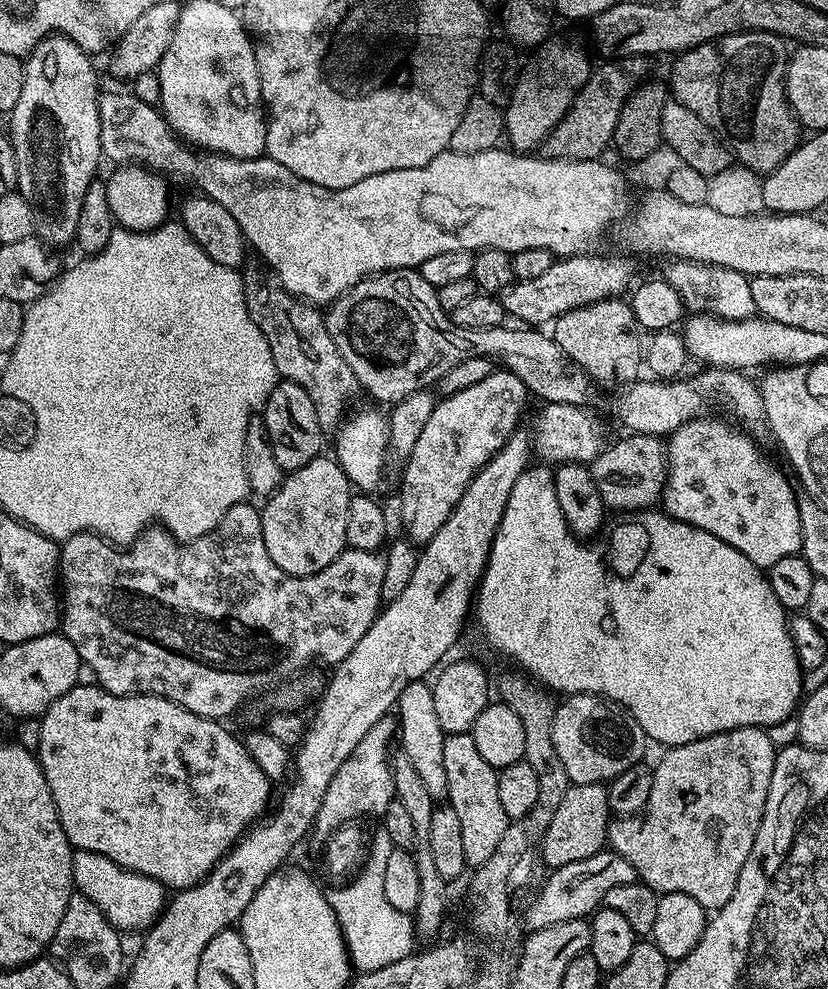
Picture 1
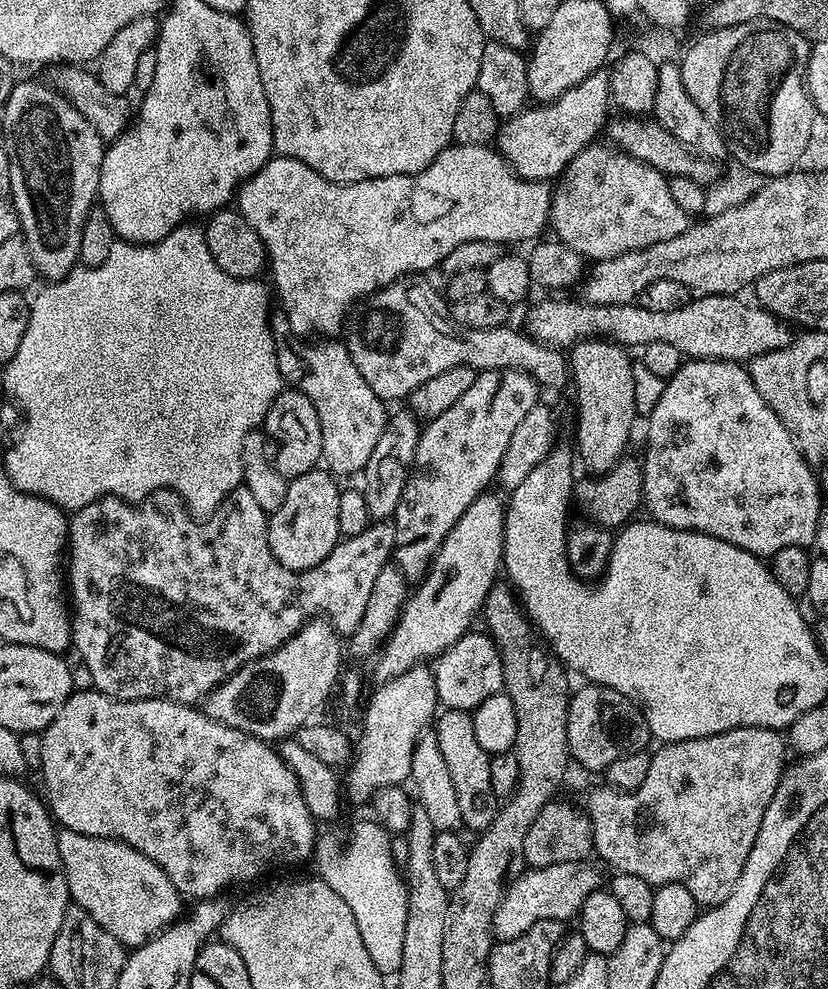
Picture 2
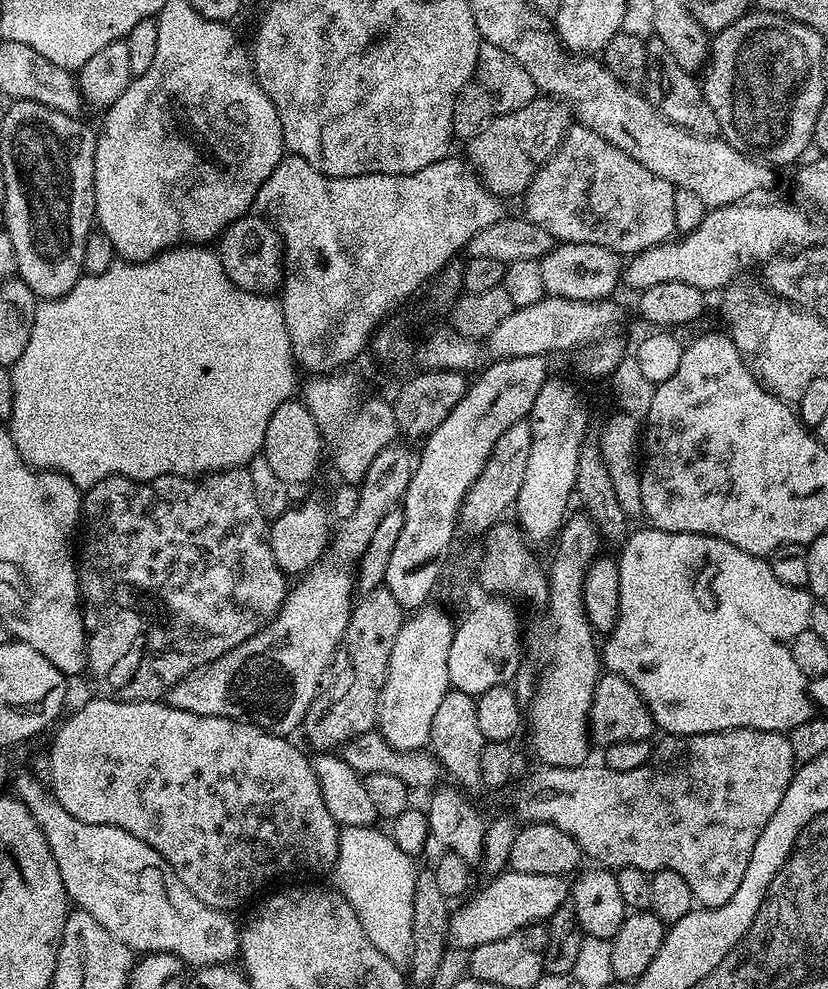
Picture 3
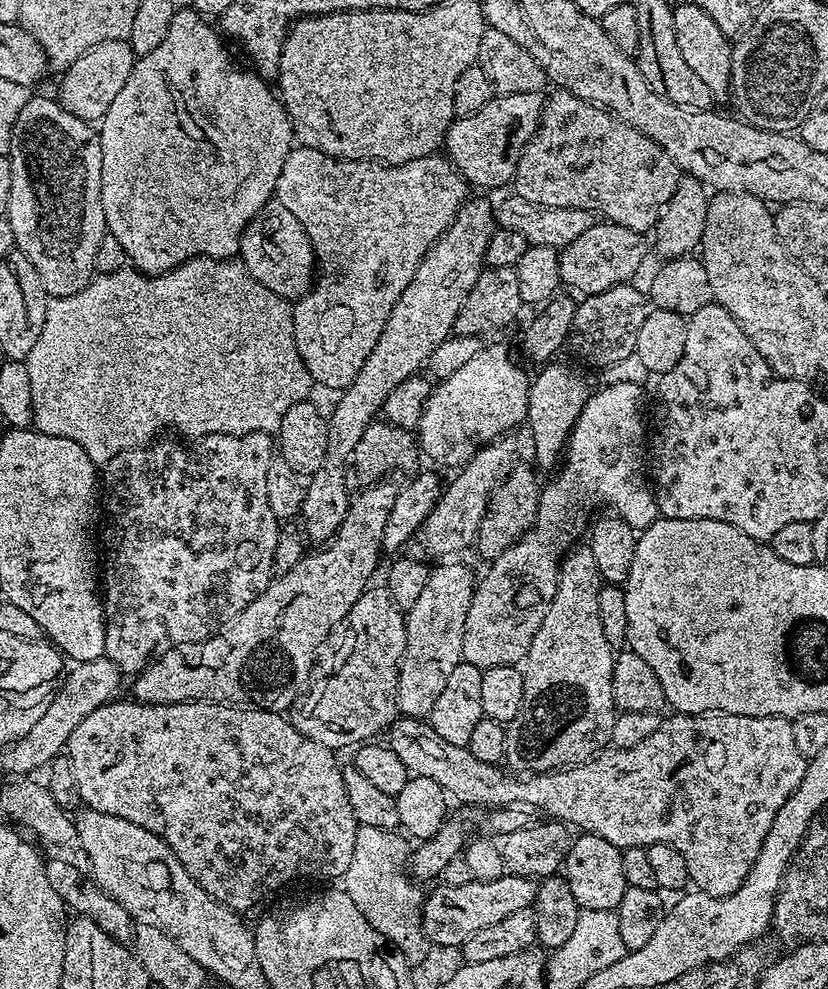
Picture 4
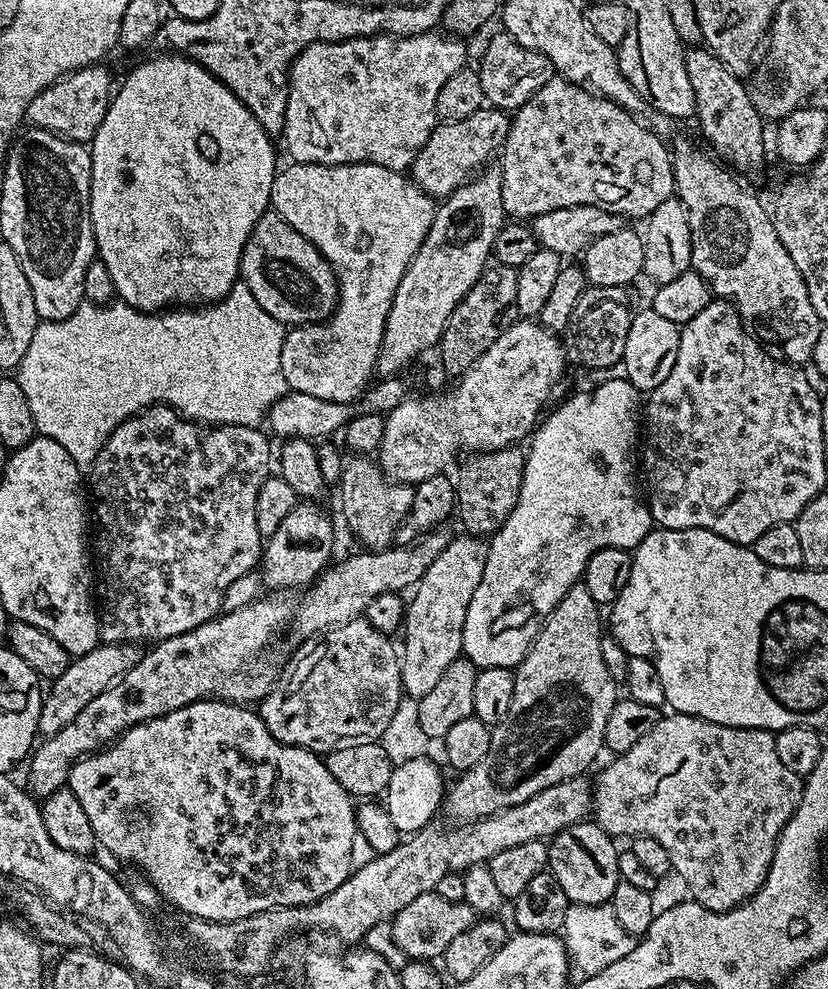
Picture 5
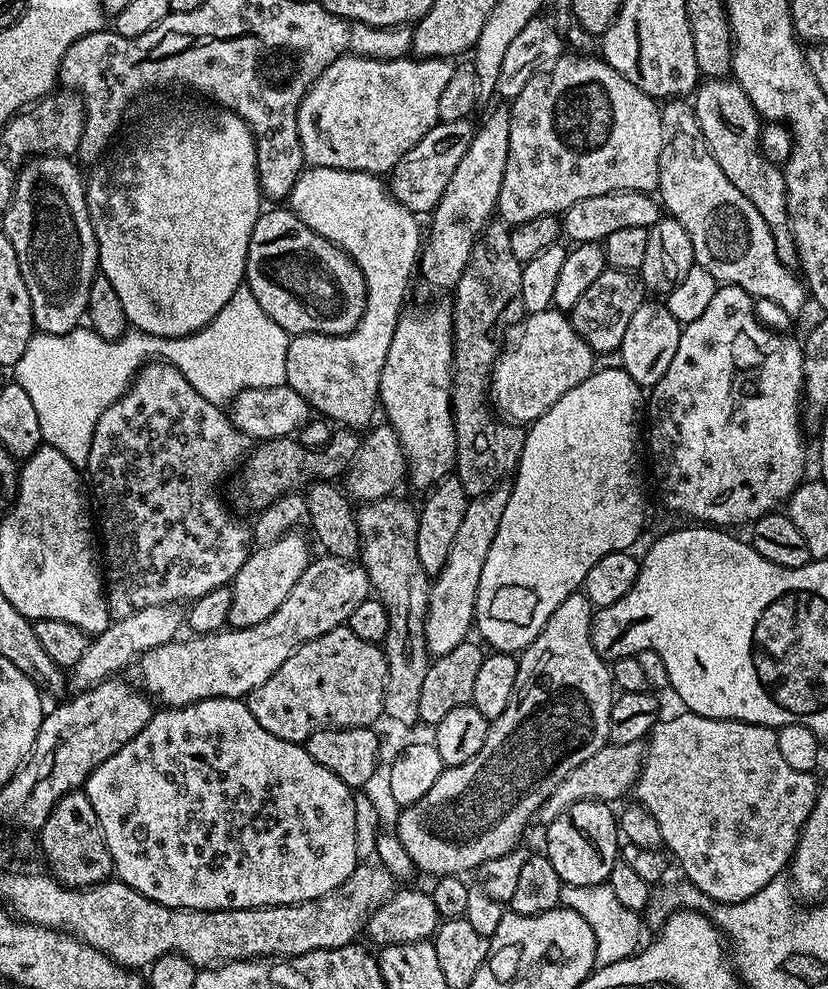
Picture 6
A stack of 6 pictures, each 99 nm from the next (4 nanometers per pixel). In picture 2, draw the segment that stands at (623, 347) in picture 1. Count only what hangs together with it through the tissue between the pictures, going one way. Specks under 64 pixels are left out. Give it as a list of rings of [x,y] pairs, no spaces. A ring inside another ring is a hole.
[[[605,338],[580,340],[570,348],[570,380],[573,385],[576,383],[574,452],[579,463],[581,460],[592,474],[609,472],[625,455],[624,447],[632,436],[632,423],[636,420],[636,376],[632,373],[632,360],[627,354],[621,345]]]

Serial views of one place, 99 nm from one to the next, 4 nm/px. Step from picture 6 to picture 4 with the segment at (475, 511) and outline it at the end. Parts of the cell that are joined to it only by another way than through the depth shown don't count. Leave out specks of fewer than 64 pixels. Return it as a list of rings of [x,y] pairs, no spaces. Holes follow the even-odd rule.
[[[440,566],[437,572],[433,571],[429,575],[426,586],[422,586],[422,594],[418,594],[418,602],[414,602],[414,606],[406,614],[406,619],[403,621],[404,626],[404,657],[400,660],[400,673],[396,679],[396,706],[399,715],[404,716],[420,716],[427,717],[429,710],[434,706],[434,702],[438,698],[438,694],[442,694],[443,687],[446,682],[450,682],[457,675],[456,667],[462,664],[462,651],[464,648],[464,627],[466,626],[466,614],[470,610],[470,602],[474,591],[474,580],[471,580],[466,573],[460,568],[444,568],[448,566]]]

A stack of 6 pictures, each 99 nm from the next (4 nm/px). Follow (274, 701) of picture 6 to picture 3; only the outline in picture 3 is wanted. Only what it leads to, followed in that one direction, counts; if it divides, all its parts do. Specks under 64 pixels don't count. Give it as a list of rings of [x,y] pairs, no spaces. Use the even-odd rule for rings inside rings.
[[[383,586],[369,588],[363,593],[364,597],[357,599],[352,605],[352,613],[344,631],[343,643],[348,644],[348,656],[352,659],[352,669],[348,672],[348,681],[344,689],[329,702],[328,708],[323,708],[320,702],[313,704],[306,714],[302,725],[302,732],[308,735],[308,740],[316,750],[336,750],[344,745],[350,738],[358,738],[358,734],[366,734],[376,728],[376,703],[384,685],[390,662],[390,650],[394,650],[394,638],[398,638],[398,630],[404,625],[406,619],[405,609],[401,608],[398,598],[390,594],[390,590]]]

